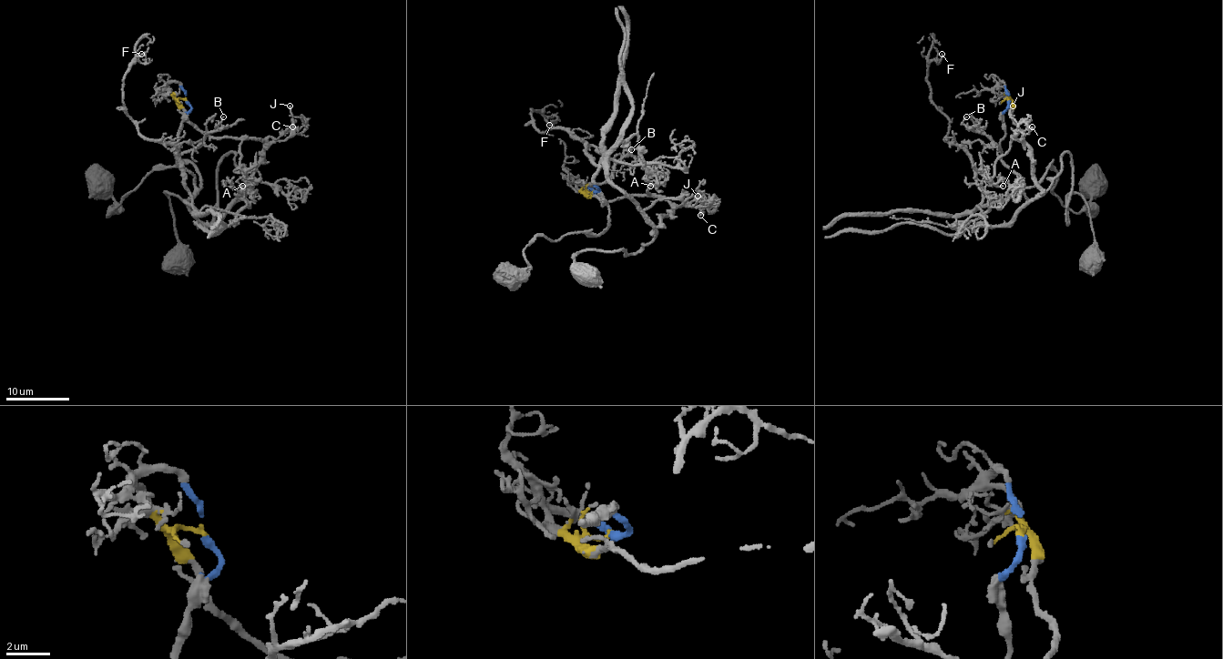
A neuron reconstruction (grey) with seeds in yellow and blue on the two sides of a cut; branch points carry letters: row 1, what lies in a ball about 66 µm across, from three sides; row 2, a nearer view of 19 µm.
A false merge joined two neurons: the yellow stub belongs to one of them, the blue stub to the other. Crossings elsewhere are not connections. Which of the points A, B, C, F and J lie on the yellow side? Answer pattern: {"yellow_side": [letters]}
{"yellow_side": ["A", "C", "J"]}

